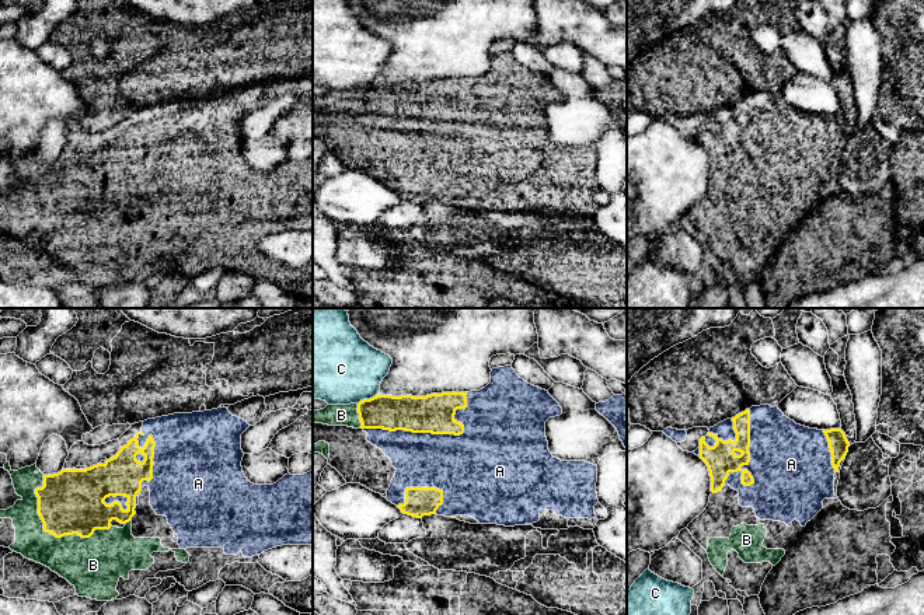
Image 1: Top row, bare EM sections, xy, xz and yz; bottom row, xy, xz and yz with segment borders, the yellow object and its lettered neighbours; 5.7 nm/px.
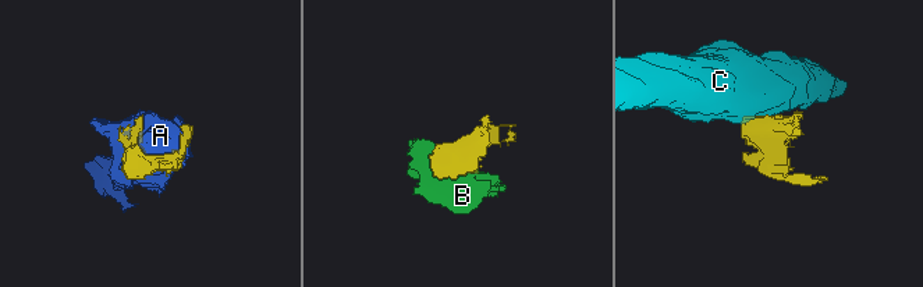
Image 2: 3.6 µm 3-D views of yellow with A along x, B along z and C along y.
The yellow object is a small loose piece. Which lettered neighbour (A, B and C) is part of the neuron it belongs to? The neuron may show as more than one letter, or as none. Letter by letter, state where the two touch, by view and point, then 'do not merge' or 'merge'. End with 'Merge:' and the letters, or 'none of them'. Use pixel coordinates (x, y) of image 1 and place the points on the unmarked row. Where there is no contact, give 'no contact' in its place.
A: xz (435, 119) | merge
B: xy (49, 217) | merge
C: xz (368, 86) | do not merge
Merge: A, B

